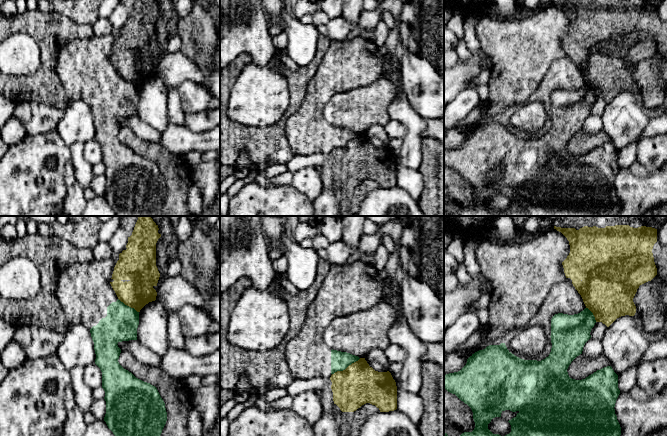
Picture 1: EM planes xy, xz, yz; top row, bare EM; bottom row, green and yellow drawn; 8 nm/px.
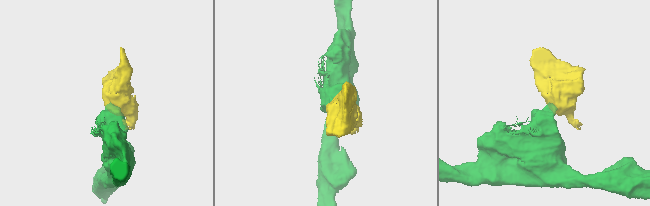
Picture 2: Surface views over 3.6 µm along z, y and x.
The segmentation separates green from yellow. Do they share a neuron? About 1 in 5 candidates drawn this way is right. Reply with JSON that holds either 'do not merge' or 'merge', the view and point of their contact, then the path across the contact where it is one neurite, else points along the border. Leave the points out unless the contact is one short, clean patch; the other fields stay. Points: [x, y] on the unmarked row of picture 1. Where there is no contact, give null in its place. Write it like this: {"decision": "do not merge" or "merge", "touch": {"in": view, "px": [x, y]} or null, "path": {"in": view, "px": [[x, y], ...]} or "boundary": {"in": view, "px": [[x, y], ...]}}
{"decision": "do not merge", "touch": {"in": "xz", "px": [346, 143]}, "boundary": {"in": "xz", "px": [[360, 134], [344, 145], [337, 146], [332, 150]]}}

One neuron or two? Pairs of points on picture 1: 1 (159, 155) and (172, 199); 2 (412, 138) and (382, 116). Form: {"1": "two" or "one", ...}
{"1": "one", "2": "two"}

